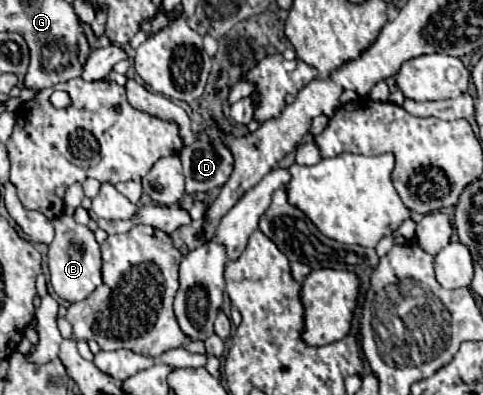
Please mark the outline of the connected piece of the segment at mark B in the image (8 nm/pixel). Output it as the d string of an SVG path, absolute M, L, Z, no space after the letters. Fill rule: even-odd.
M62 214L54 220L56 236L48 246L48 268L50 268L50 284L56 296L66 302L78 302L88 298L96 286L102 284L100 276L100 246L88 226L76 224L68 214Z

